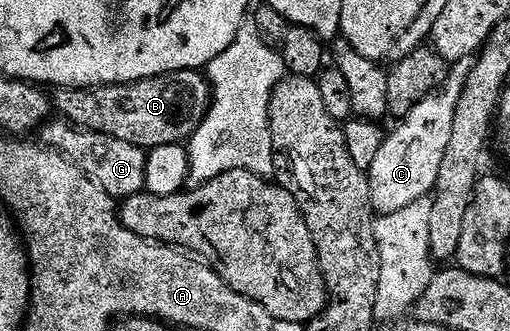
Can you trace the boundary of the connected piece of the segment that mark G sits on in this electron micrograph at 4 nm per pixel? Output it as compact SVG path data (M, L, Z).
M53 120L42 127L39 136L49 149L60 151L89 178L100 184L114 199L124 200L145 190L148 153L141 146L128 144L110 134L91 132L64 120Z

